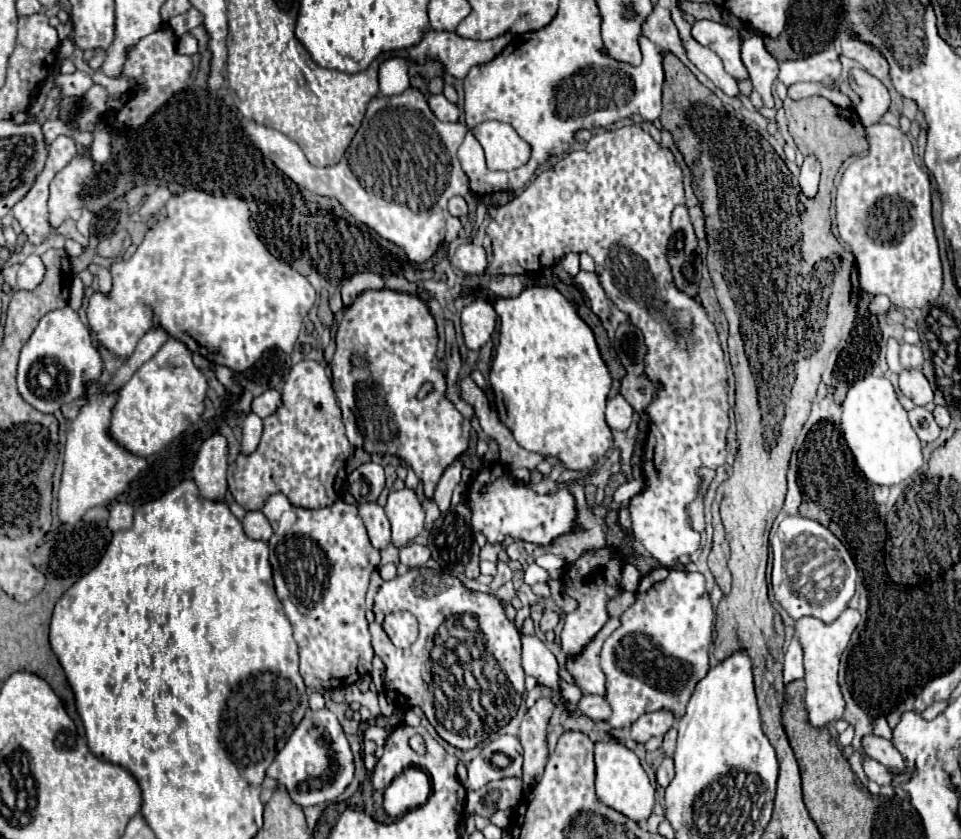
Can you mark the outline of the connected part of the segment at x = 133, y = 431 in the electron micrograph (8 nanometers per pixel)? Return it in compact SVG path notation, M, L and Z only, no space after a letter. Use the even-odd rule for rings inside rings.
M168 338L168 342L136 370L130 382L120 388L118 402L112 410L110 434L132 454L156 454L200 420L204 414L206 390L206 376L194 366L192 352L186 344Z

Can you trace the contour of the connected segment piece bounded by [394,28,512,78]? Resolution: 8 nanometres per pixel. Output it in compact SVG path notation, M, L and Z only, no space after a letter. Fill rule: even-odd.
M430 28L430 30L424 32L422 40L420 40L416 46L404 48L404 50L394 52L394 54L406 56L406 58L410 58L410 60L424 60L426 56L436 58L436 60L440 60L440 62L444 64L444 68L446 68L448 74L452 74L452 76L456 76L456 78L464 78L472 66L486 64L488 60L496 58L496 56L506 48L506 44L508 44L510 40L512 40L512 34L510 34L510 32L508 32L508 34L502 34L502 36L498 36L498 38L492 38L492 40L470 40L470 38L460 38L460 36L454 34L454 32L446 32L446 30L438 32L438 30L432 30L432 28Z

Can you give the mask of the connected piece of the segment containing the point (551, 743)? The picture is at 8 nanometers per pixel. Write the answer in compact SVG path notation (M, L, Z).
M561 724L551 726L547 729L547 741L549 756L554 752L559 737L564 732Z

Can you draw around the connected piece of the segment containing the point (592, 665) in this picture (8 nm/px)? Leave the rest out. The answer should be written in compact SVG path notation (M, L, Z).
M610 618L608 624L596 634L596 638L582 650L580 656L568 658L566 668L576 678L576 684L582 688L584 694L598 694L604 696L606 692L606 676L600 668L600 648L604 640L620 626L618 618Z

